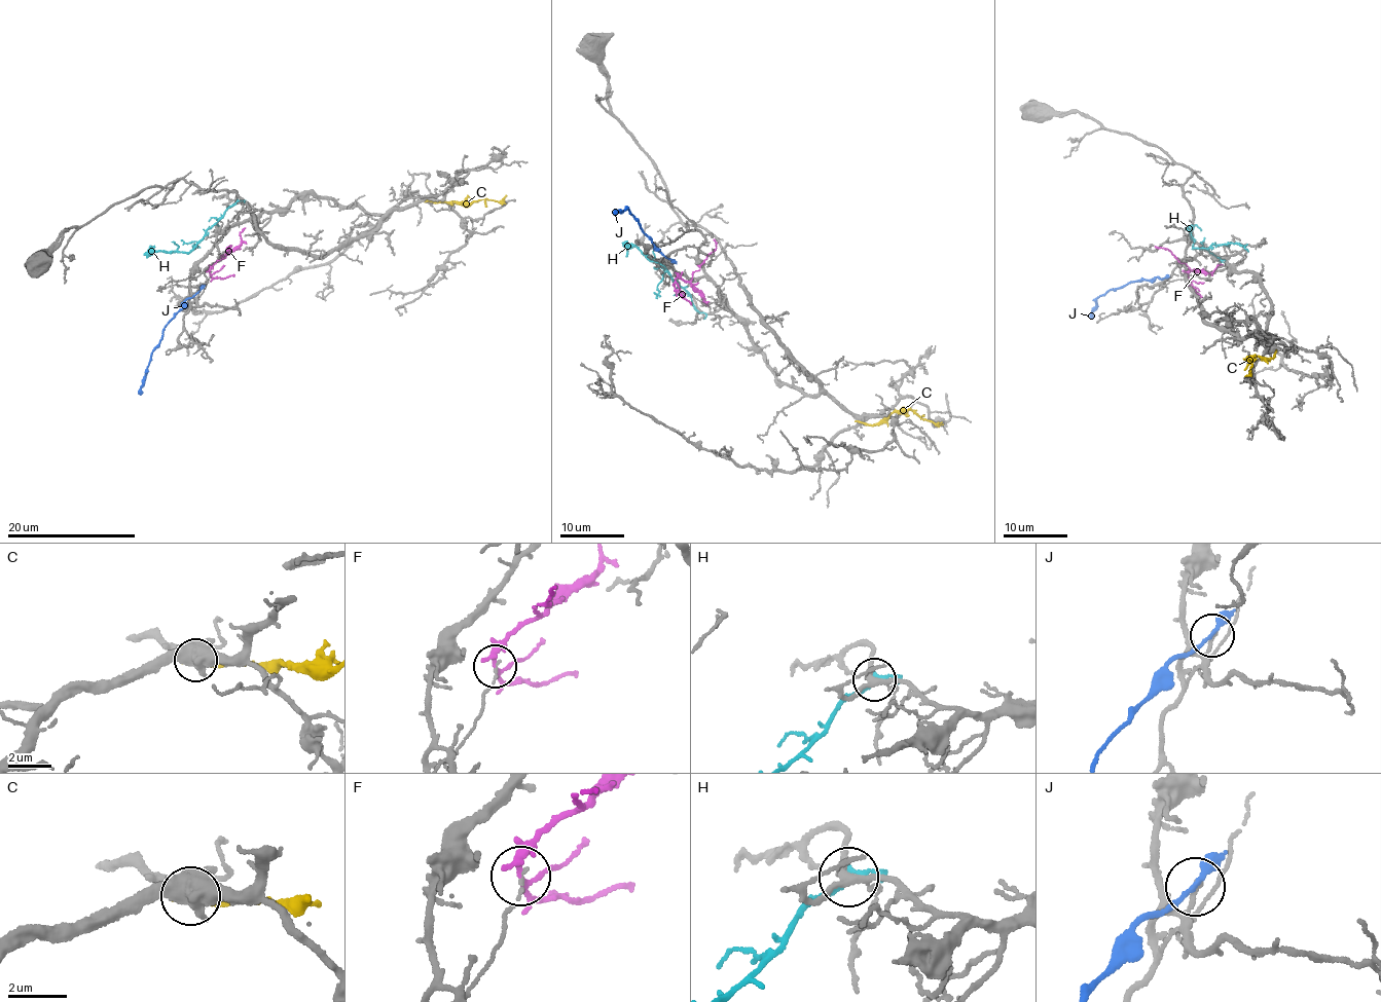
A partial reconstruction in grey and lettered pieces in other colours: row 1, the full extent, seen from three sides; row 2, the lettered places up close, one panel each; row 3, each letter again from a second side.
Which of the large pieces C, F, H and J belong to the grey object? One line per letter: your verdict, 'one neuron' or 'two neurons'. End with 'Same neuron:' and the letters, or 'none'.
C: two neurons
F: two neurons
H: two neurons
J: two neurons
Same neuron: none

